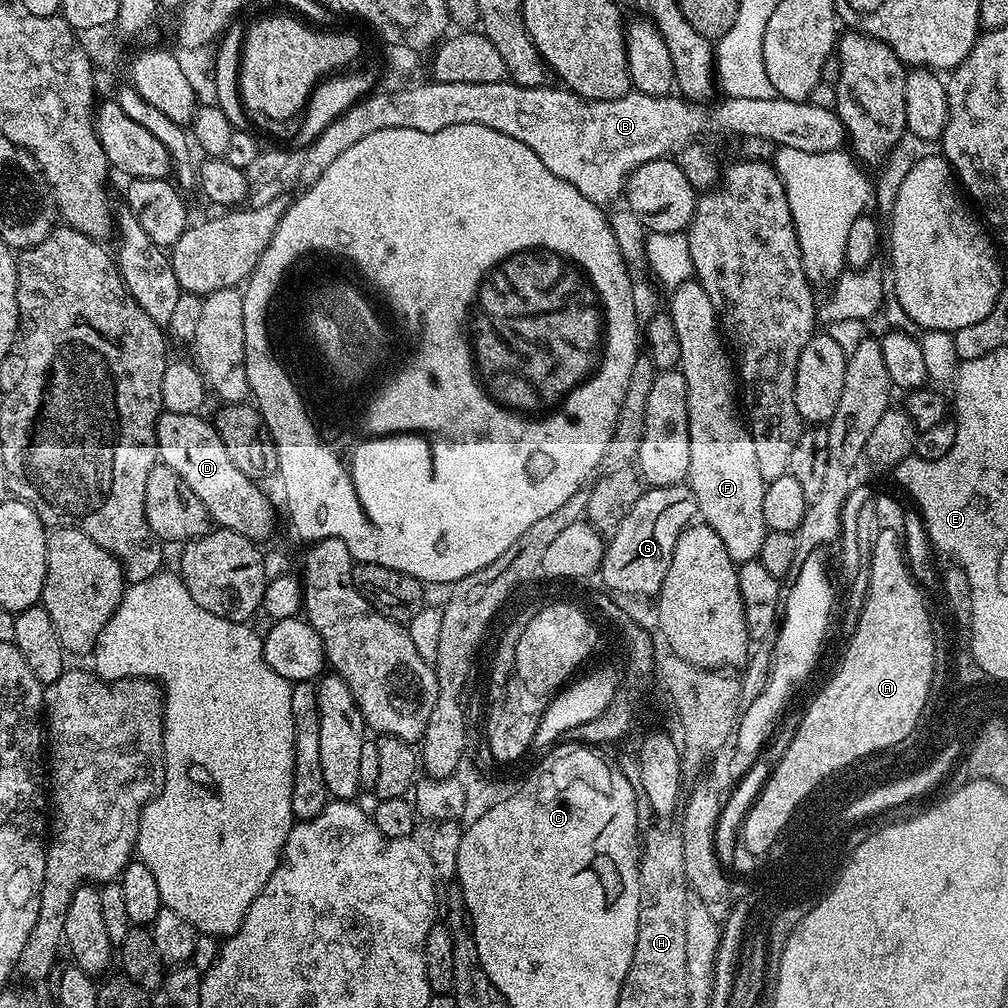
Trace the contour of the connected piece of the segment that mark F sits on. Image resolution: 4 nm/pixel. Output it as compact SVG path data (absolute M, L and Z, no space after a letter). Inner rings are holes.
M693 278L682 282L677 288L671 289L670 296L672 301L666 305L666 311L674 322L674 330L678 330L678 350L680 351L678 370L686 378L688 395L690 470L686 483L692 489L696 499L699 519L709 524L714 534L718 534L718 538L722 538L722 546L726 546L726 554L730 554L730 558L735 560L737 565L745 564L748 560L759 557L762 538L769 530L762 518L762 494L766 482L758 471L754 438L746 427L746 420L738 403L738 376L734 371L734 360L722 339L714 302L710 302L710 294L702 290L699 280Z

